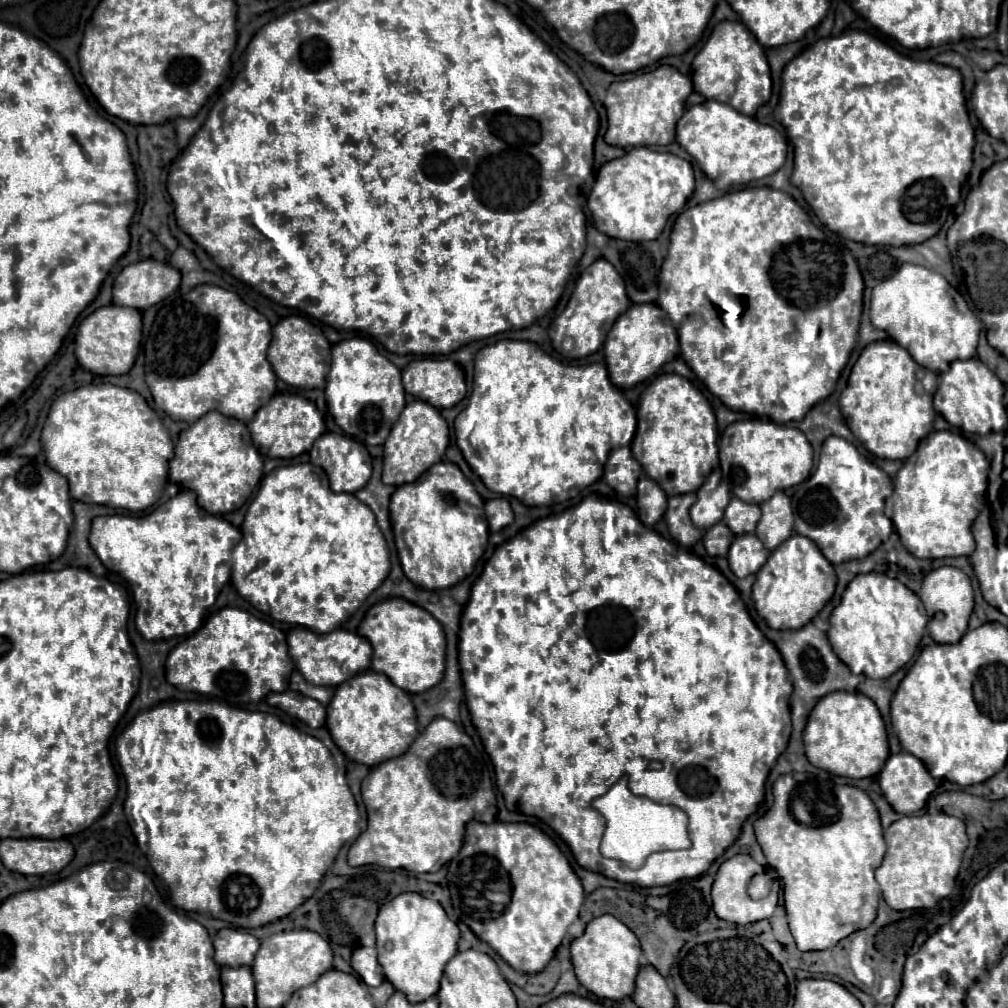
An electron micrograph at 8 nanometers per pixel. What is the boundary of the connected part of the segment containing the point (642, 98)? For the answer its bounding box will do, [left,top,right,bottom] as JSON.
[605,66,693,148]

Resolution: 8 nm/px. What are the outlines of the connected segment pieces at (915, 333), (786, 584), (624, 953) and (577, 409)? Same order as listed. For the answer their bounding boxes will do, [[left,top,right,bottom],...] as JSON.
[[871,264,981,374],[753,534,835,630],[570,914,641,1000],[455,340,635,506]]

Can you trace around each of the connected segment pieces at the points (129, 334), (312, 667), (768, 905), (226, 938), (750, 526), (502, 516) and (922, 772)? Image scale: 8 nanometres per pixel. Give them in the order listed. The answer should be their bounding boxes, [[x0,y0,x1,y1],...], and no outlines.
[[75,306,141,376],[287,628,373,686],[711,854,779,924],[213,928,259,966],[723,498,761,534],[485,498,513,532],[879,752,937,814]]

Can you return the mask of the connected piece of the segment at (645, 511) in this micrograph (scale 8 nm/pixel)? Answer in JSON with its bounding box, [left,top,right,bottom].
[637,478,667,526]

